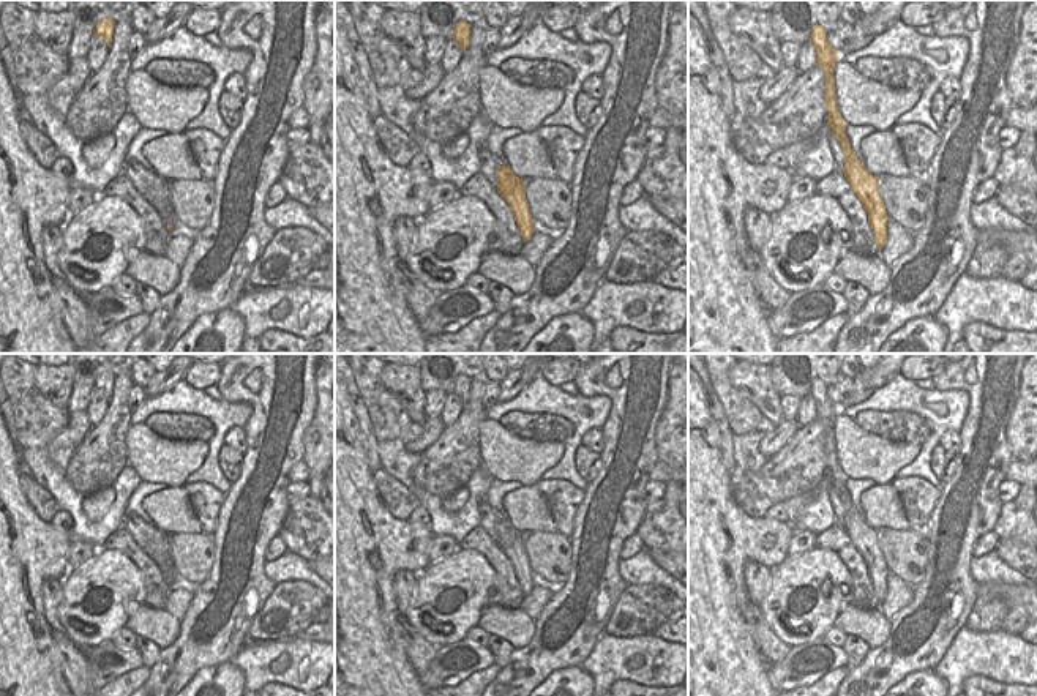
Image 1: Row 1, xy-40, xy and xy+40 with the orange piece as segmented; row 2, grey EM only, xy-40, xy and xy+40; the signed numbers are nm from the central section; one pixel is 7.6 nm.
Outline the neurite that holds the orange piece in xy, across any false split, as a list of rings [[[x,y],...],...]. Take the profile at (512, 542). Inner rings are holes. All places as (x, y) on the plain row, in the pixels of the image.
[[[510,519],[497,521],[497,546],[505,552],[515,568],[524,597],[532,592],[533,573],[526,552],[526,537],[516,530]]]

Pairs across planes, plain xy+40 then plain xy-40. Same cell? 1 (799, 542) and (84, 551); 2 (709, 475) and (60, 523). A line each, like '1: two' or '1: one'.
1: one
2: two

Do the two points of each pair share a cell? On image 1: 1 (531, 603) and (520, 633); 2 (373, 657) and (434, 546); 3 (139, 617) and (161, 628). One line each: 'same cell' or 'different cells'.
1: different cells
2: different cells
3: same cell

